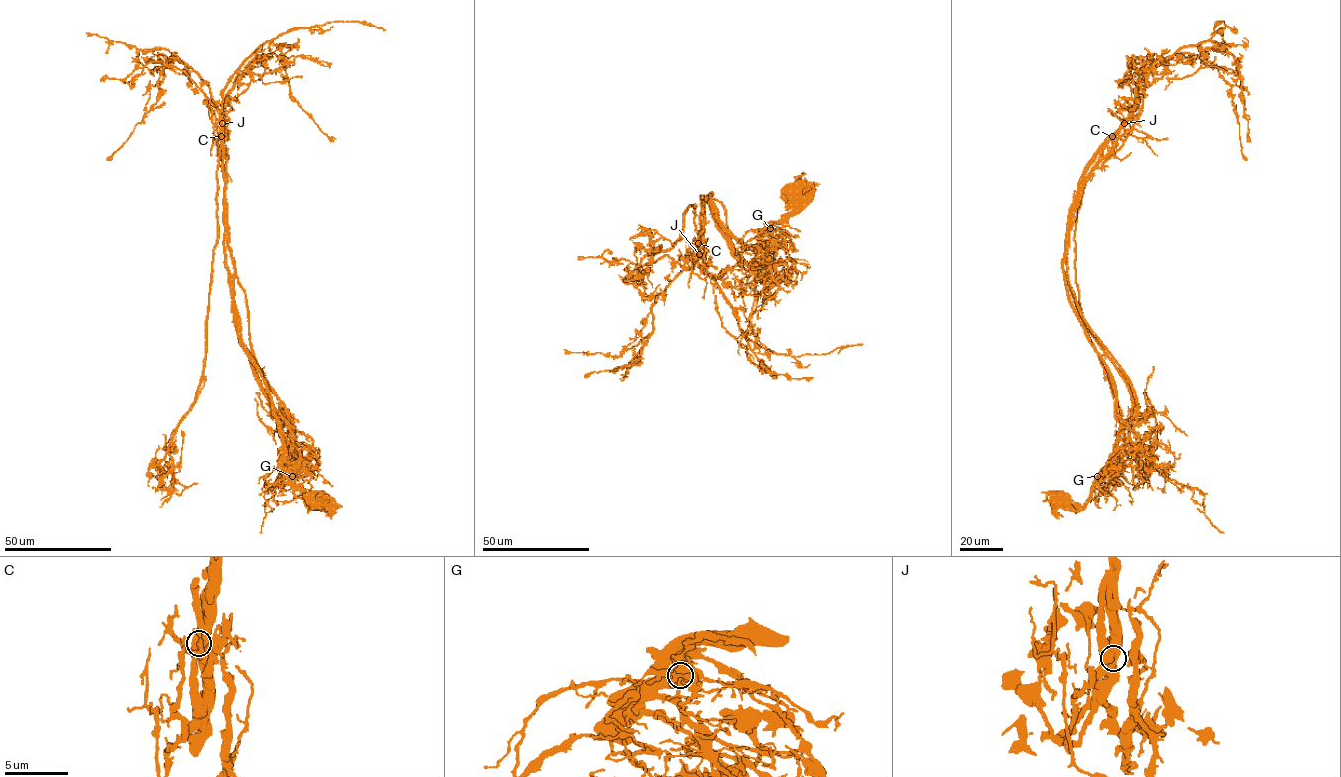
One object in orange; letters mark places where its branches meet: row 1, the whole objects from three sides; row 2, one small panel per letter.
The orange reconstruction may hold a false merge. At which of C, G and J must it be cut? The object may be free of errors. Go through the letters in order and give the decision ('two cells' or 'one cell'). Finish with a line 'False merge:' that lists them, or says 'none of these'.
C: one cell
G: one cell
J: one cell
False merge: none of these

